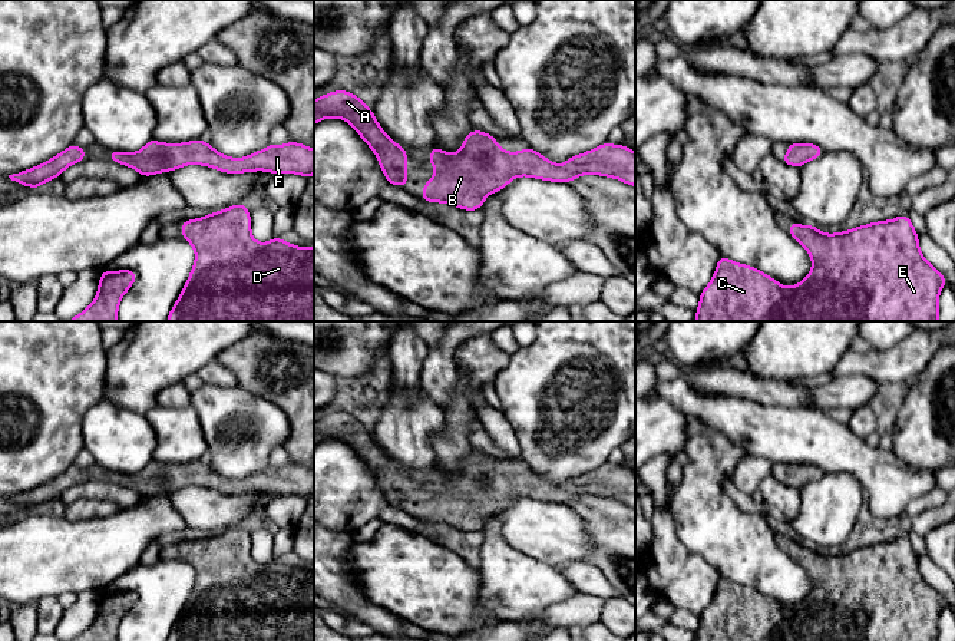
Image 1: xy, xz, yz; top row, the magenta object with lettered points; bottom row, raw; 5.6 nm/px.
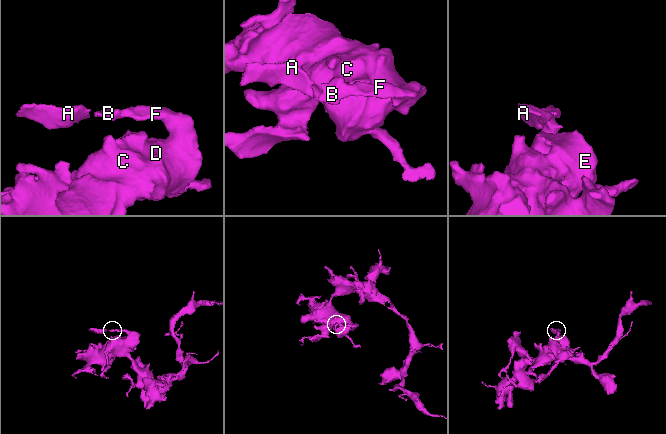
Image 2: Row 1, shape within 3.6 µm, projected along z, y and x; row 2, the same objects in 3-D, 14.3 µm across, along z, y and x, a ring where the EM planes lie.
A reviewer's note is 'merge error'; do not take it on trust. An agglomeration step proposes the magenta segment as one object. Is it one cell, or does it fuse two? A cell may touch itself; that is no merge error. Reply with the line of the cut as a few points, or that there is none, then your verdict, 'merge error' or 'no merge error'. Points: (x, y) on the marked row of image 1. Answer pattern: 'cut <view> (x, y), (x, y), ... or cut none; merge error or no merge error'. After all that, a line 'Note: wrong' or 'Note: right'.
cut none; no merge error
Note: wrong

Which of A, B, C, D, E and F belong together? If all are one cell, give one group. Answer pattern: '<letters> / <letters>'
A B C D E F

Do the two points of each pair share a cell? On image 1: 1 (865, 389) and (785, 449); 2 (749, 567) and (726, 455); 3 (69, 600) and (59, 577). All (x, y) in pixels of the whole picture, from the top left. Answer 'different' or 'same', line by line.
1: different
2: same
3: different

